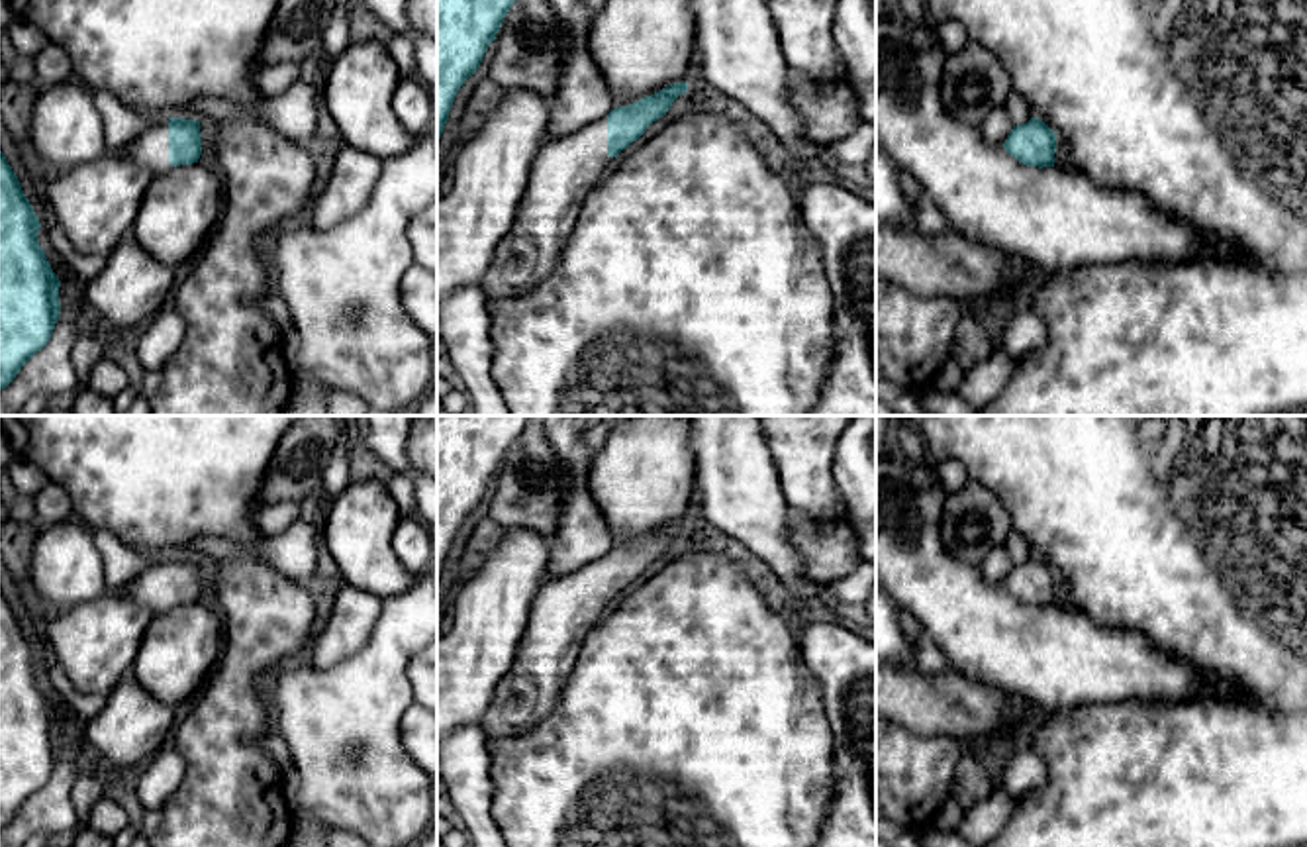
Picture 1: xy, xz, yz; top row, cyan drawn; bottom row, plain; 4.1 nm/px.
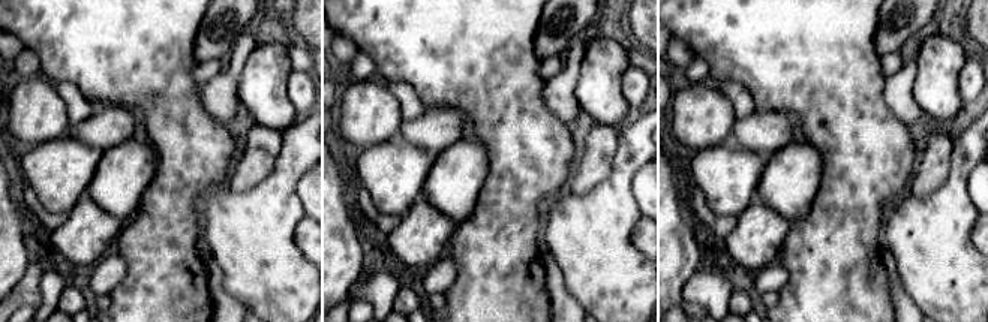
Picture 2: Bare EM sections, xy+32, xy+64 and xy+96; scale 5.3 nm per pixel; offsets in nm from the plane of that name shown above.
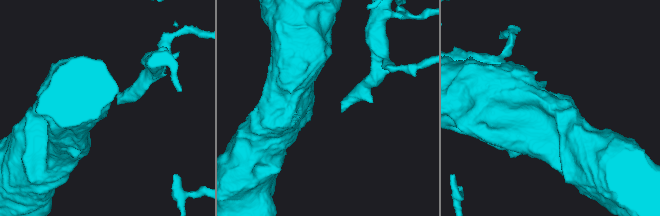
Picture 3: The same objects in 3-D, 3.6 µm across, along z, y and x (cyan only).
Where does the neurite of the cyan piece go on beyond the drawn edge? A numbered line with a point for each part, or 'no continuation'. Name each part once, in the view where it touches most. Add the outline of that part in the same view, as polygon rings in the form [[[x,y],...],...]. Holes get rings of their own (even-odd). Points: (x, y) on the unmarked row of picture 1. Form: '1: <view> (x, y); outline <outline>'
1: xy (151, 589); outline [[[169,557],[157,559],[133,582],[121,588],[155,616],[174,610],[169,602]]]

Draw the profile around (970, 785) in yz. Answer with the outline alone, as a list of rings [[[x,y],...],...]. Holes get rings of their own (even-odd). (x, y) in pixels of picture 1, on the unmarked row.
[[[966,745],[952,778],[950,796],[970,810],[993,792],[993,782],[980,765],[978,749]]]

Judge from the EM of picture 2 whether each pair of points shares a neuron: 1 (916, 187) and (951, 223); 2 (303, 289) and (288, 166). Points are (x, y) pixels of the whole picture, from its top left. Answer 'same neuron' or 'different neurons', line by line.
1: different neurons
2: same neuron

